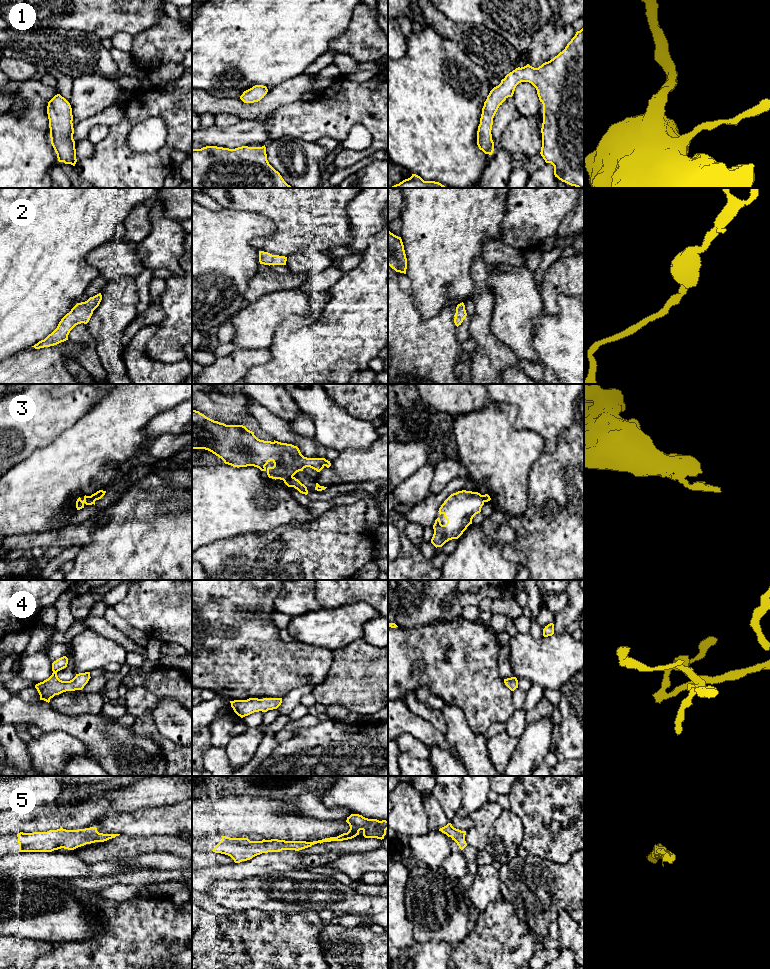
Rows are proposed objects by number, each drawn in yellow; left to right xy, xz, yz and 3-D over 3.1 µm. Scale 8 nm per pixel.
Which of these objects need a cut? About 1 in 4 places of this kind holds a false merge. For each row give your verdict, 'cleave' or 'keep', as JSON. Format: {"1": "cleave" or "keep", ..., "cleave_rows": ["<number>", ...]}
{"1": "keep", "2": "keep", "3": "keep", "4": "keep", "5": "keep", "cleave_rows": []}

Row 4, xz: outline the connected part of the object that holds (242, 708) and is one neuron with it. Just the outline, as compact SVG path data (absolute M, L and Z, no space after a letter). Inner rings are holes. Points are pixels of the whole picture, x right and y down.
M249 698L247 700L230 701L230 703L234 712L243 718L254 712L267 712L268 710L277 709L282 703L282 698Z

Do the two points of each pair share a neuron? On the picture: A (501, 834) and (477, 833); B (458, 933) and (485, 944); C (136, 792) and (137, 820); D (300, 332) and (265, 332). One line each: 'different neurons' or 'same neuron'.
A: different neurons
B: different neurons
C: different neurons
D: different neurons

